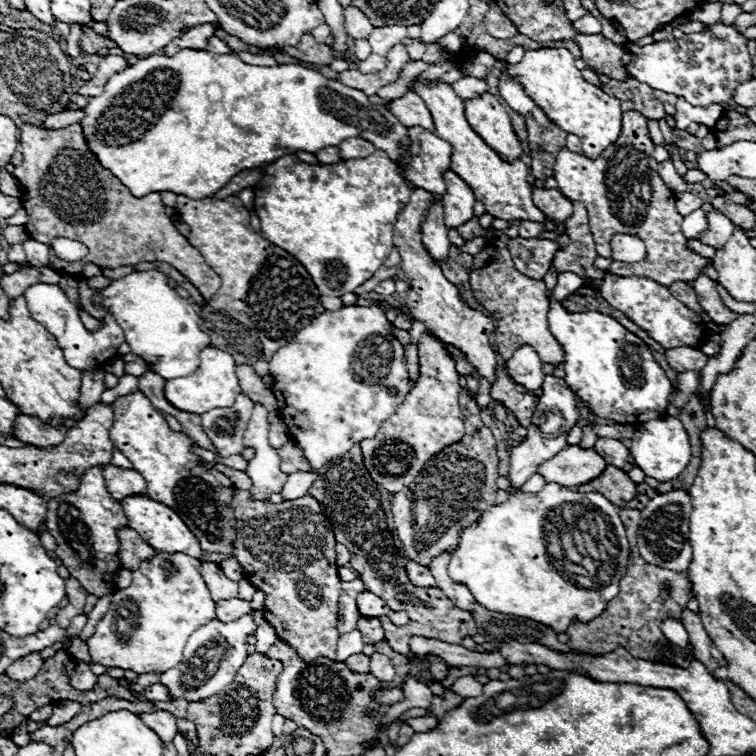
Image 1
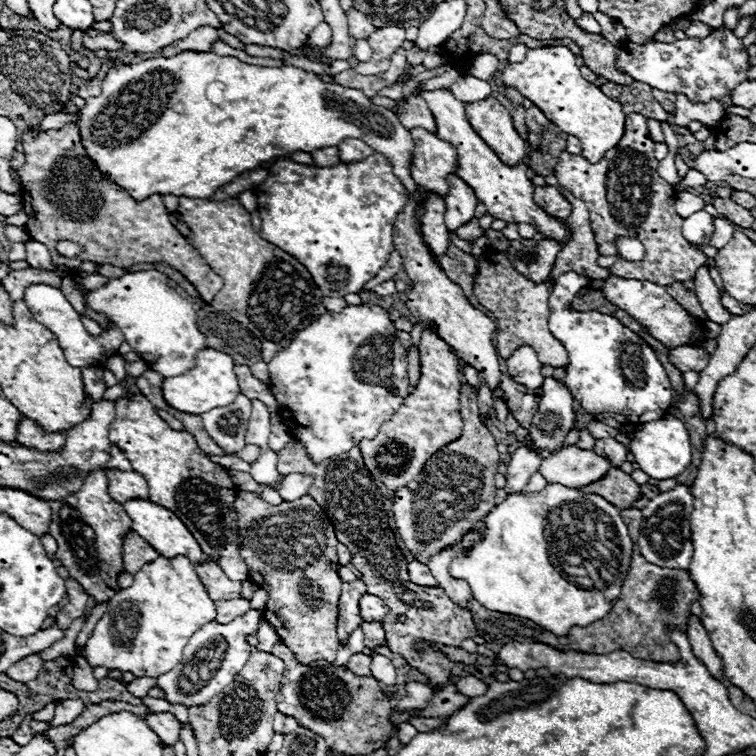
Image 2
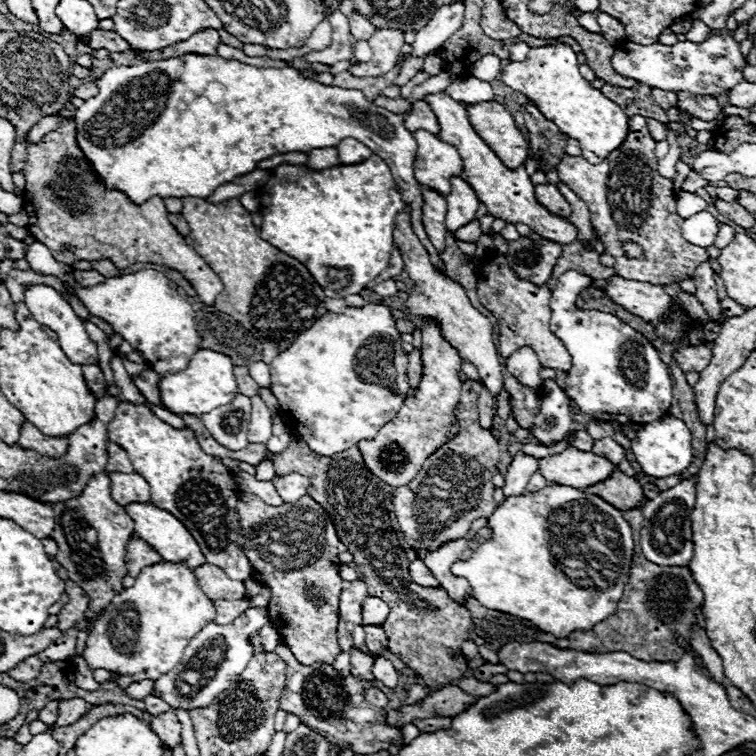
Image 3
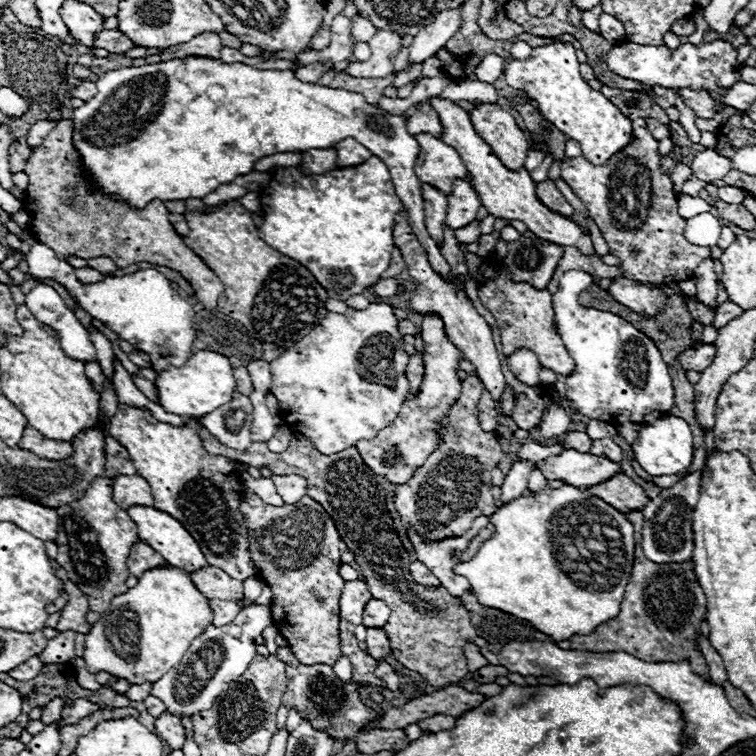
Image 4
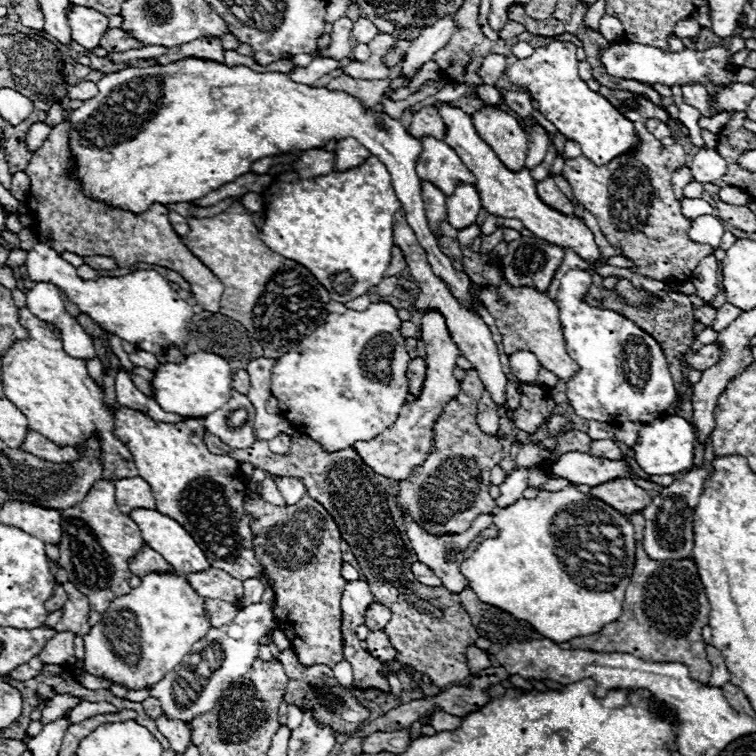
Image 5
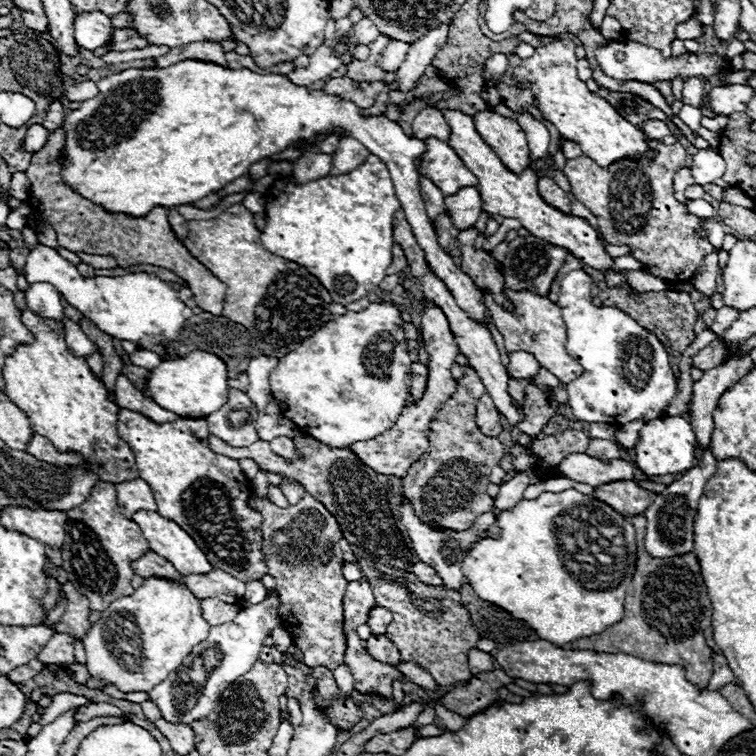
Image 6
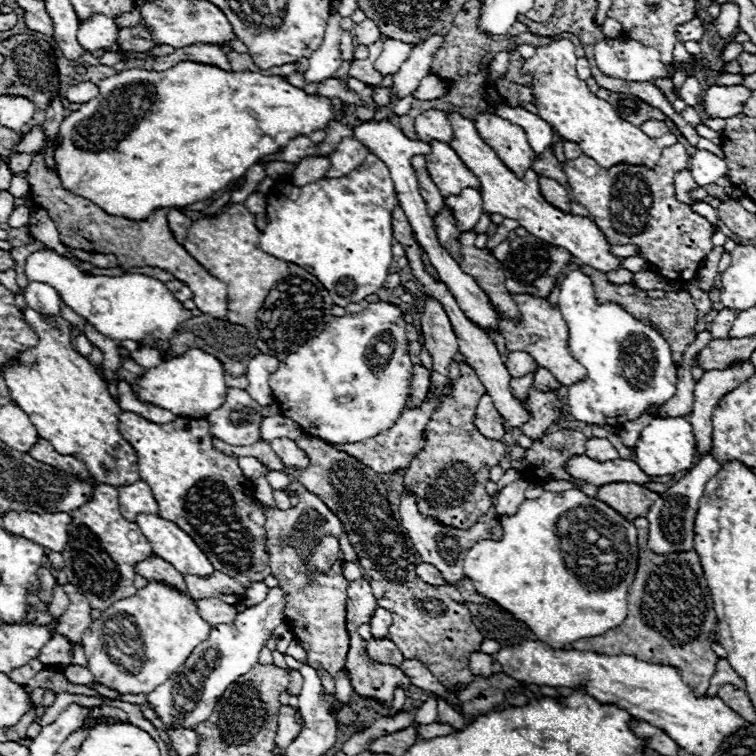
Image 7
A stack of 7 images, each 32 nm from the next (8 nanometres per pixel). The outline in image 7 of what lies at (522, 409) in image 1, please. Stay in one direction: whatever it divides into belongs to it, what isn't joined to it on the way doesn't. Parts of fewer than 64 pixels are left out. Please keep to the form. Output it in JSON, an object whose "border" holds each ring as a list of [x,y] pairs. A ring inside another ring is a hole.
{"border":[[[532,386],[526,396],[526,410],[530,412],[530,420],[522,424],[520,430],[532,440],[540,440],[544,430],[560,418],[562,406],[564,402],[560,402],[554,392],[540,392]]]}

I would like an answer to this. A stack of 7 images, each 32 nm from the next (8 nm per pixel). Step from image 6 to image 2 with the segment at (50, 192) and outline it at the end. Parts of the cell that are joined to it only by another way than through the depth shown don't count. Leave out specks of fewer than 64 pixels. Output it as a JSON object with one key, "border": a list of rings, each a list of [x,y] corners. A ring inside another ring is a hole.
{"border":[[[76,124],[40,132],[38,136],[34,136],[34,128],[26,128],[22,134],[22,146],[26,162],[16,170],[16,174],[22,180],[22,206],[30,216],[26,230],[30,232],[30,238],[50,246],[54,264],[78,272],[80,262],[112,264],[116,268],[128,268],[138,262],[166,262],[190,280],[204,302],[210,302],[218,294],[222,278],[212,272],[204,258],[172,226],[160,194],[152,194],[138,202],[116,182],[110,182],[110,178],[100,172],[96,162],[86,154]],[[60,238],[84,246],[84,258],[60,258],[58,252],[54,252],[56,240]]]}

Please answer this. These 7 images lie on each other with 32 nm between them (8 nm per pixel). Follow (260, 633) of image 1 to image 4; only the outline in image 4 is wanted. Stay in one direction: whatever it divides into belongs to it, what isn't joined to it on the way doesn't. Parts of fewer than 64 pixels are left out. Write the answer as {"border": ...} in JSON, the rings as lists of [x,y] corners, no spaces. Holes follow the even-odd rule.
{"border":[[[268,626],[268,630],[264,630],[262,632],[262,638],[264,638],[264,646],[268,648],[268,652],[270,654],[274,654],[276,652],[276,634],[278,634],[278,630],[274,628],[274,626]]]}

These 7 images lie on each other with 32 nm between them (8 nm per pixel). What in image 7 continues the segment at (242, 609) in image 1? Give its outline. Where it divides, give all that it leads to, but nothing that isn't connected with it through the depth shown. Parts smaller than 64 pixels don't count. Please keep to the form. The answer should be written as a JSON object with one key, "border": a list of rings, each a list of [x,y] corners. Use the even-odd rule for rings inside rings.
{"border":[[[204,598],[204,600],[198,602],[198,606],[200,606],[202,618],[210,626],[216,626],[216,624],[222,624],[222,622],[232,622],[232,618],[236,618],[236,614],[238,614],[236,606],[226,604],[218,598]]]}

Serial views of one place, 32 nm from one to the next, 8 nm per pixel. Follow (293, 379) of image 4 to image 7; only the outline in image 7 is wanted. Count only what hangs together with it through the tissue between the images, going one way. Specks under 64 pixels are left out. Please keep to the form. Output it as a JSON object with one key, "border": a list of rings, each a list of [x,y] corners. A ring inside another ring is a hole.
{"border":[[[374,302],[360,314],[334,316],[318,336],[308,340],[294,354],[288,354],[278,370],[272,372],[270,388],[280,406],[280,414],[294,420],[308,436],[320,438],[328,444],[352,444],[374,438],[382,430],[394,426],[408,404],[410,378],[412,362],[402,310],[388,302]]]}

